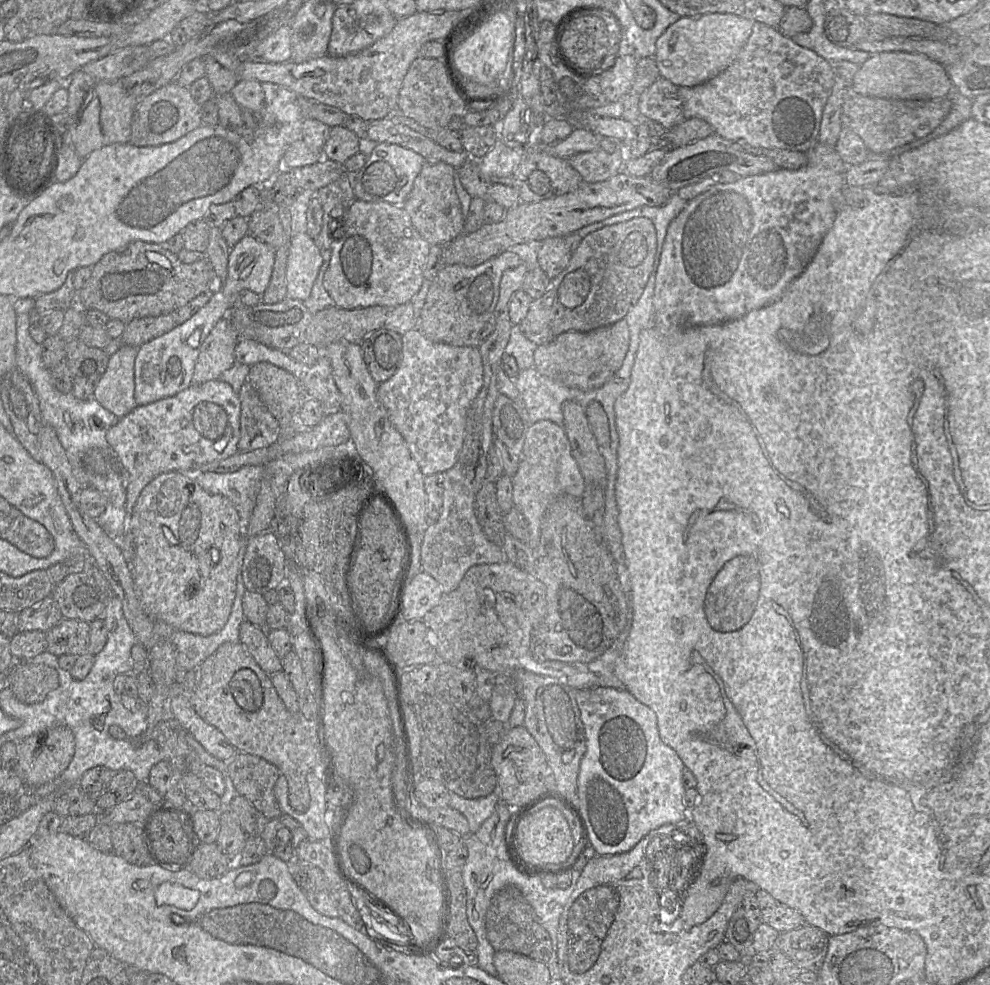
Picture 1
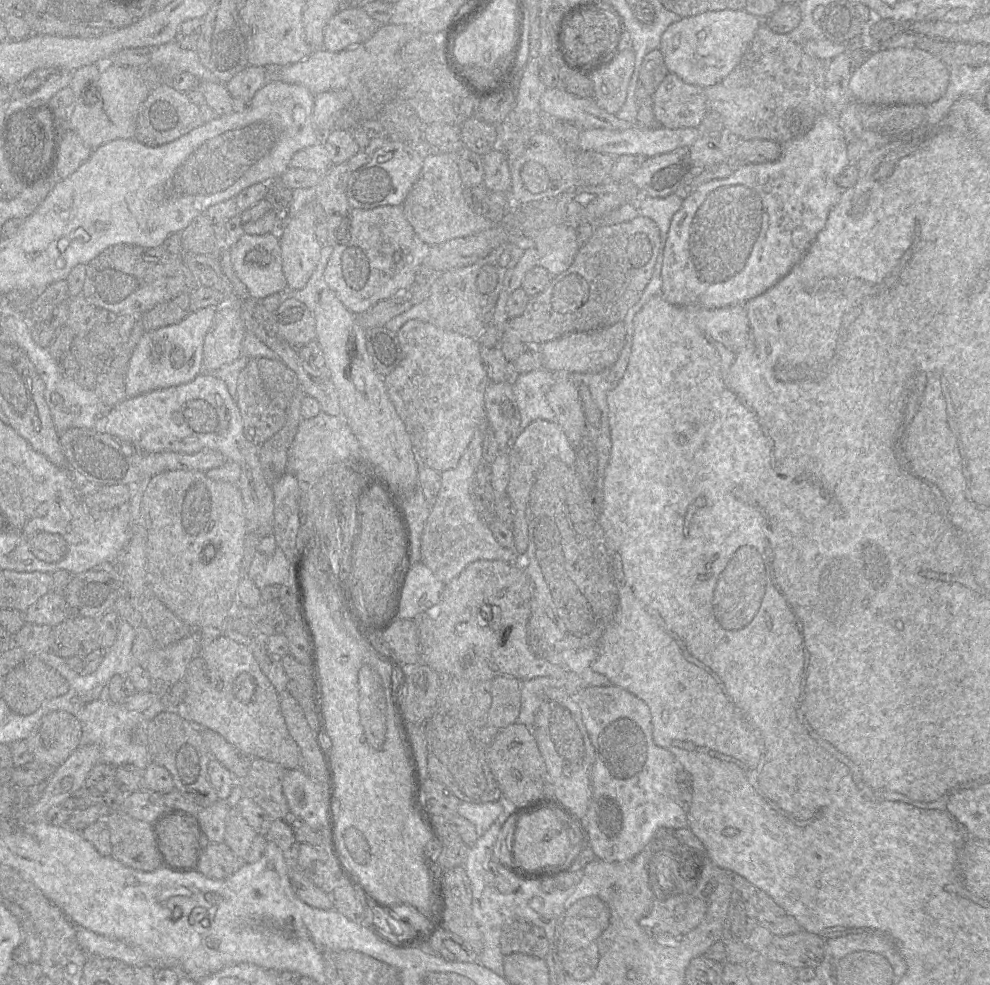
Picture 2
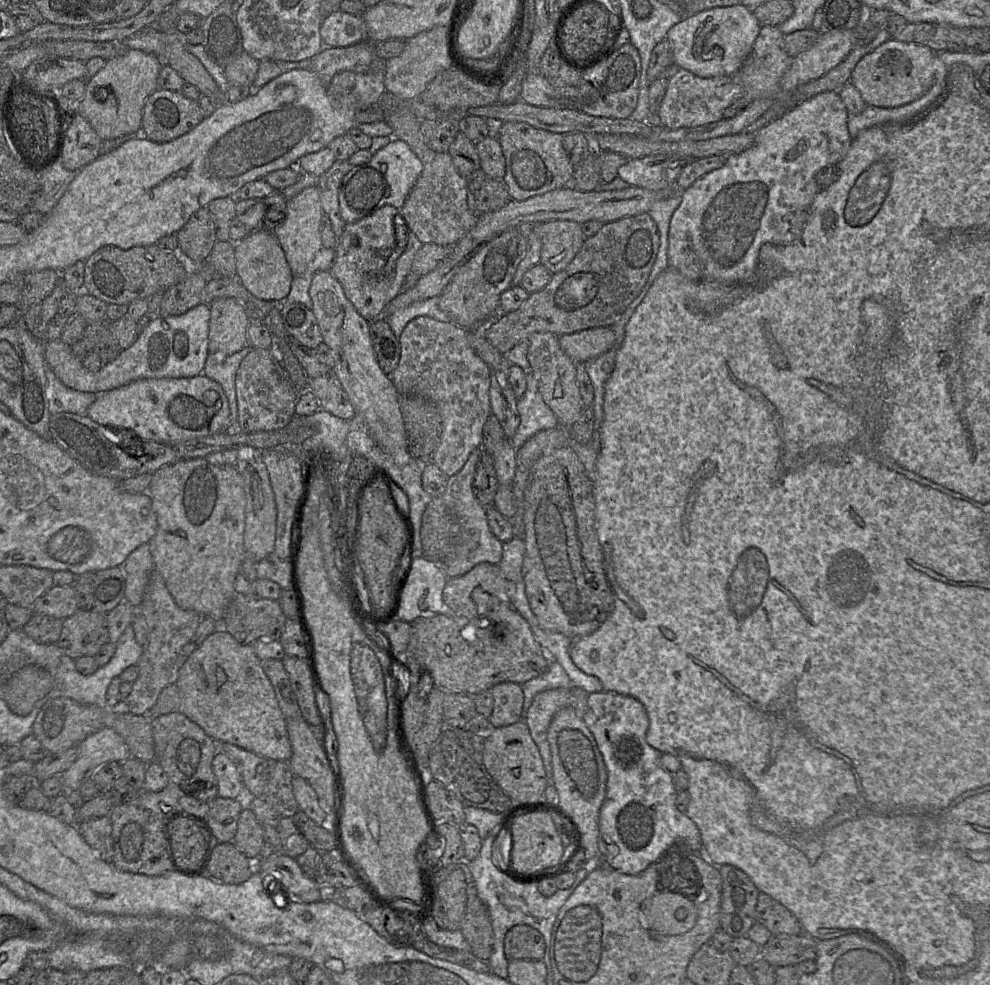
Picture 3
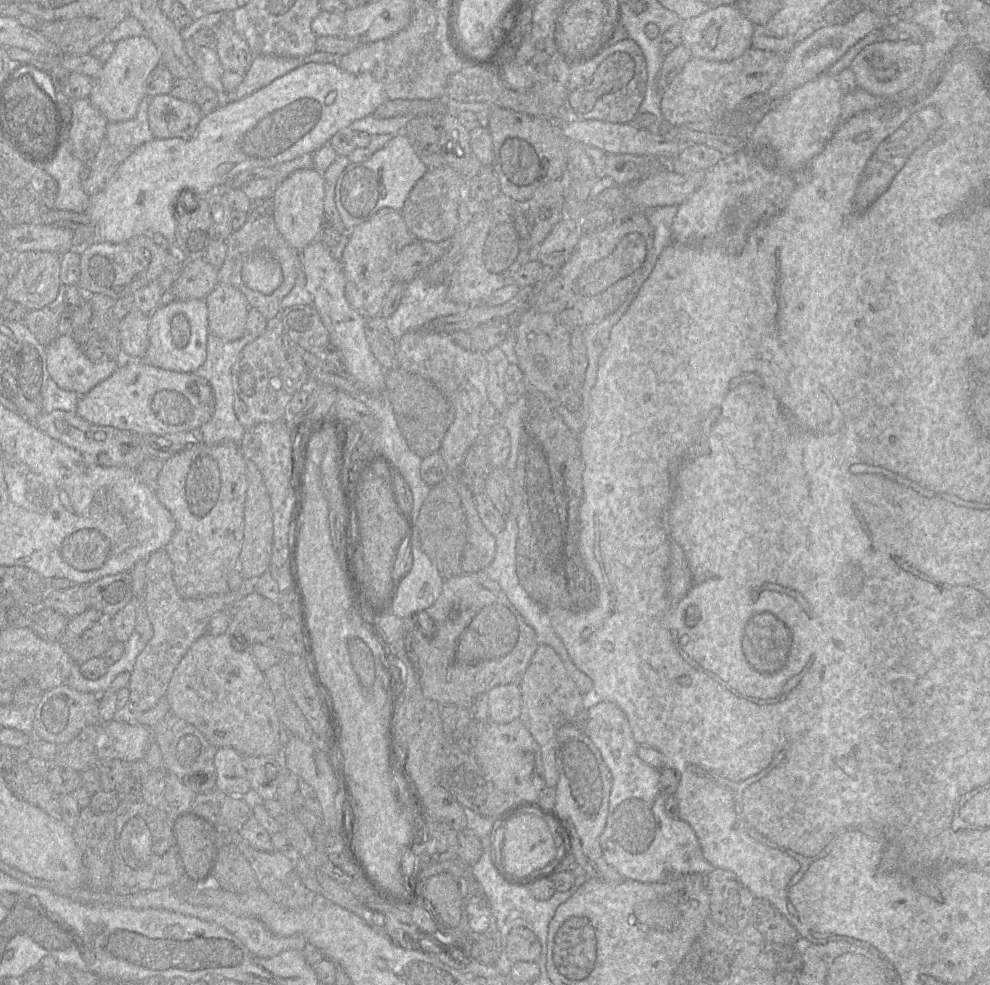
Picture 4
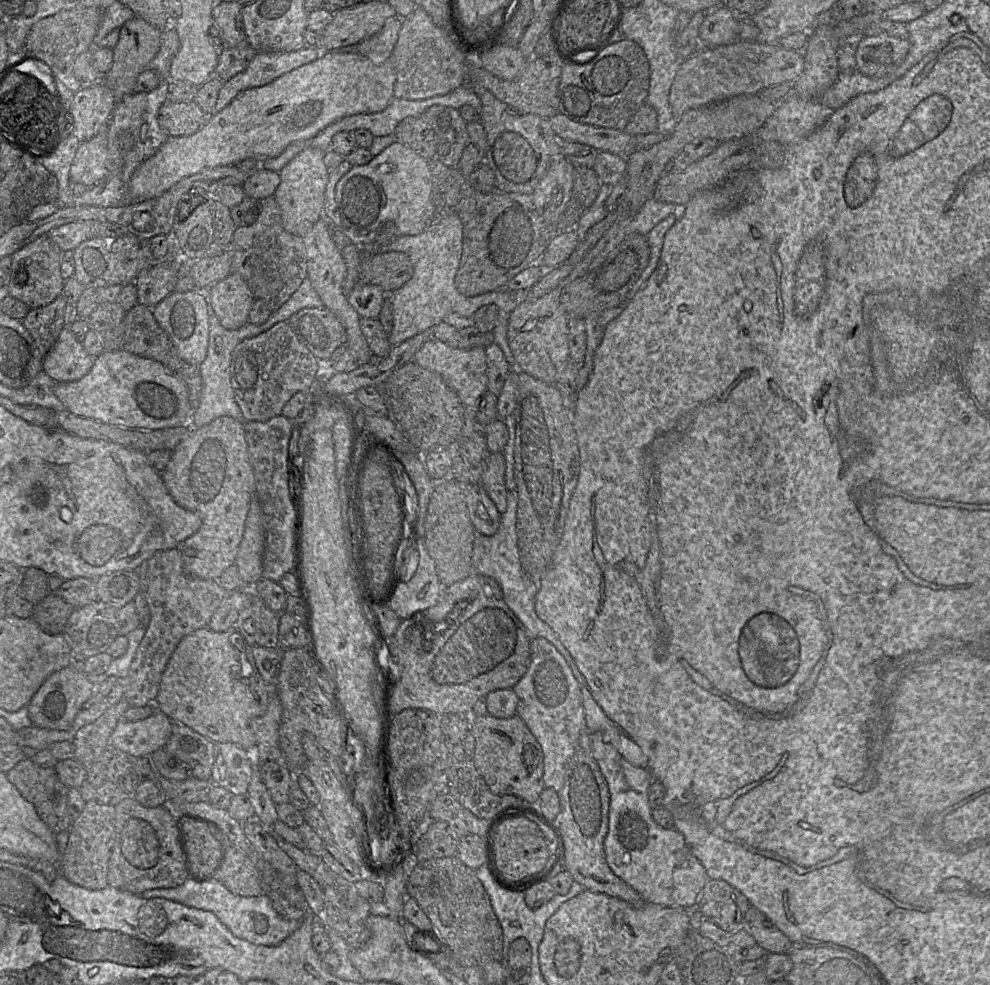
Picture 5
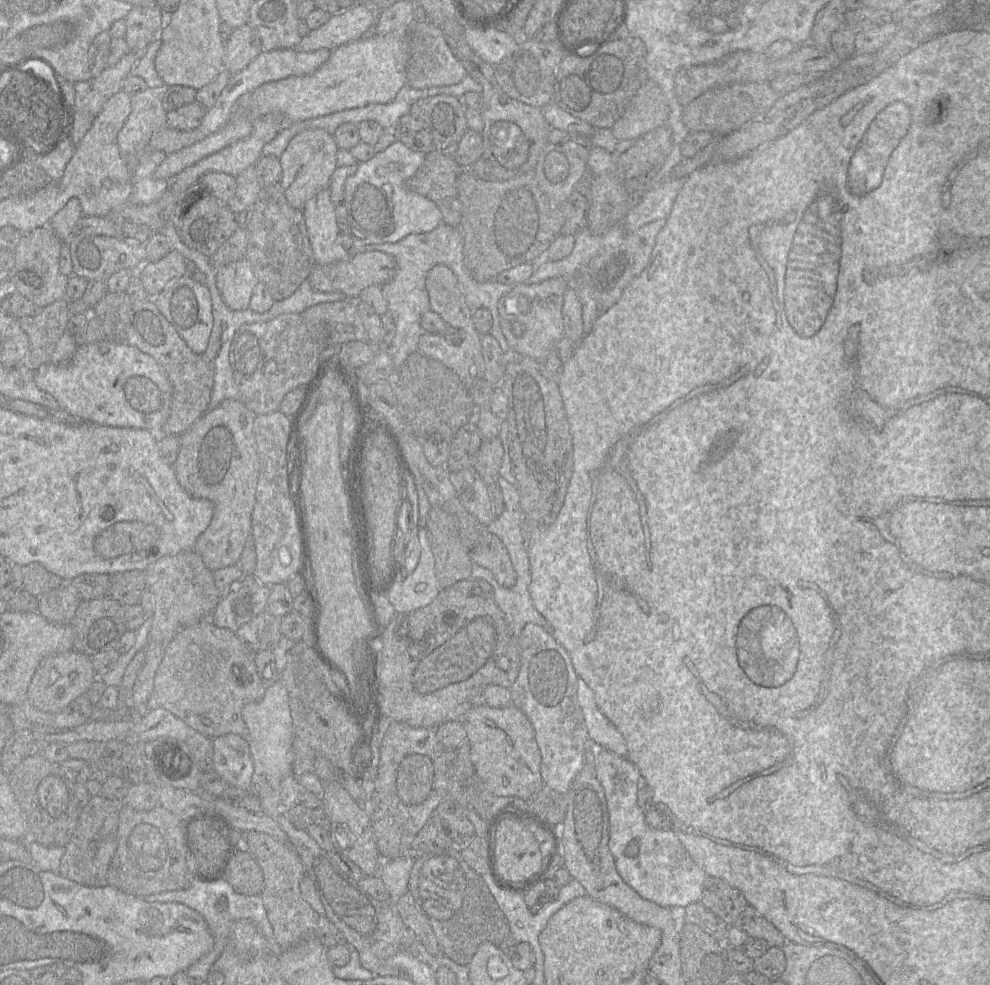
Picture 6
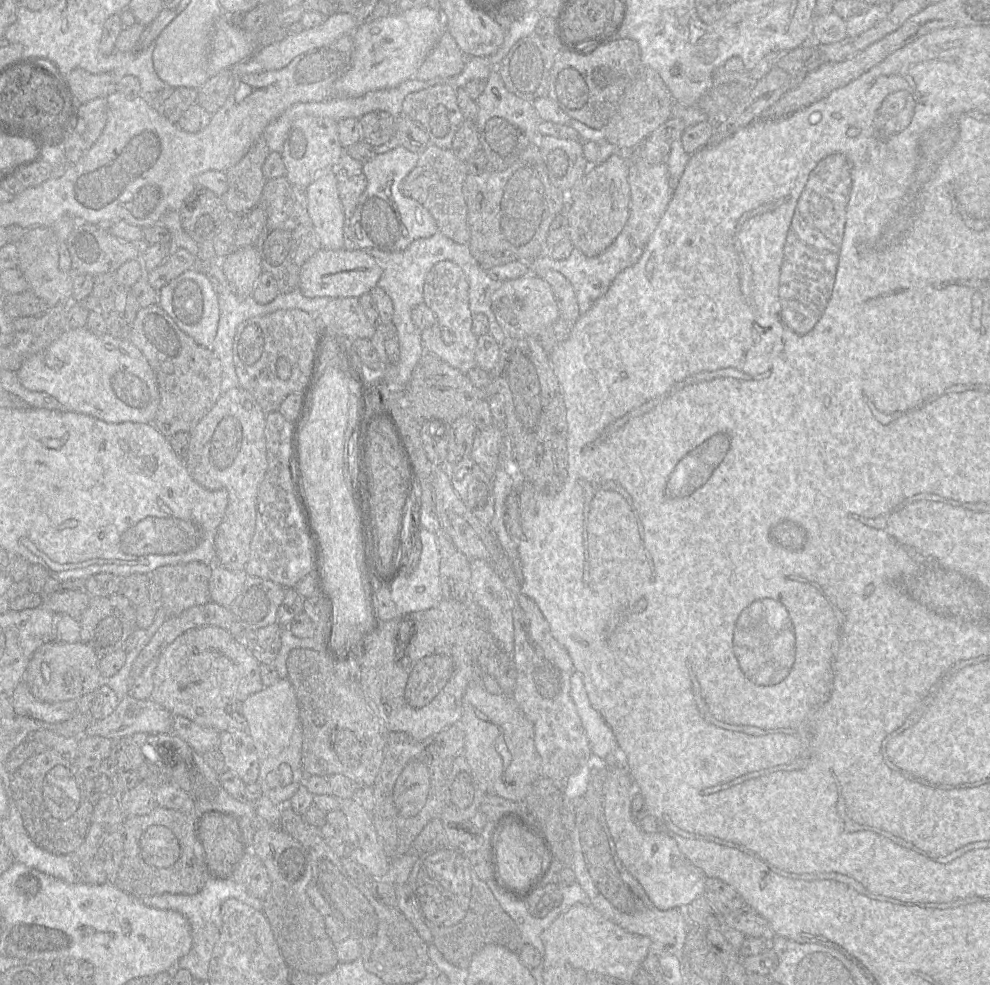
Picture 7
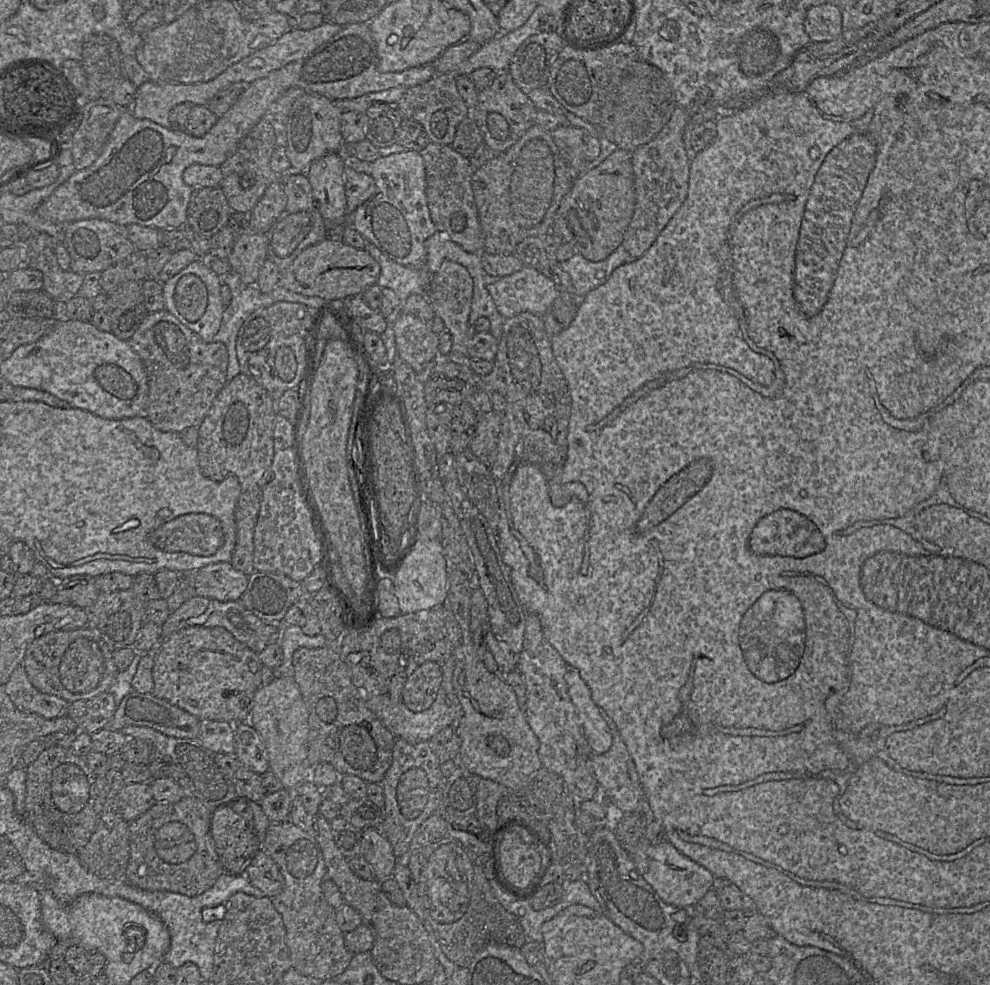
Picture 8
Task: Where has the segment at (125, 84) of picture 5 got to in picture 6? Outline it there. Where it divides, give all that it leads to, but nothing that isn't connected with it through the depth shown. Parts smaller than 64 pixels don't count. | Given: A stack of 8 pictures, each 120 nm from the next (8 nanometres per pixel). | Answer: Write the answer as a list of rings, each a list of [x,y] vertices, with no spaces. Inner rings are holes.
[[[134,6],[125,18],[125,40],[130,50],[140,50],[161,38],[163,11],[158,7]]]

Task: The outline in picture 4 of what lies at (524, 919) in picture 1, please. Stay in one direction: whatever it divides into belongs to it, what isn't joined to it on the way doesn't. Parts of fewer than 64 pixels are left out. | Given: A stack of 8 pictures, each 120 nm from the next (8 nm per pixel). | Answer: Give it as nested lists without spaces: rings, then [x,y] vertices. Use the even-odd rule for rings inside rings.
[[[516,927],[510,931],[505,949],[512,964],[521,961],[537,962],[541,955],[541,944],[537,936],[526,927]]]

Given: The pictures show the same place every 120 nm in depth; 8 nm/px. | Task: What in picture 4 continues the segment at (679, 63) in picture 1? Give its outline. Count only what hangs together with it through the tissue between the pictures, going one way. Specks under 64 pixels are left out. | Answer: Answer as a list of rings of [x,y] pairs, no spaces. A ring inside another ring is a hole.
[[[735,4],[711,7],[701,15],[683,21],[682,44],[690,49],[692,57],[710,61],[730,61],[752,47],[754,23]]]

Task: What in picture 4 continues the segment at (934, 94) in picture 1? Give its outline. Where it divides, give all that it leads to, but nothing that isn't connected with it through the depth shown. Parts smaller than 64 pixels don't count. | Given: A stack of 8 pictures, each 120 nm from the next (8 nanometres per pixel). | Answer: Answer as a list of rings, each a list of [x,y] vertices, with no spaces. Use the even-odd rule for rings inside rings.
[[[877,41],[864,47],[854,58],[853,71],[858,88],[880,97],[899,97],[918,76],[924,58],[923,46],[913,41]]]

